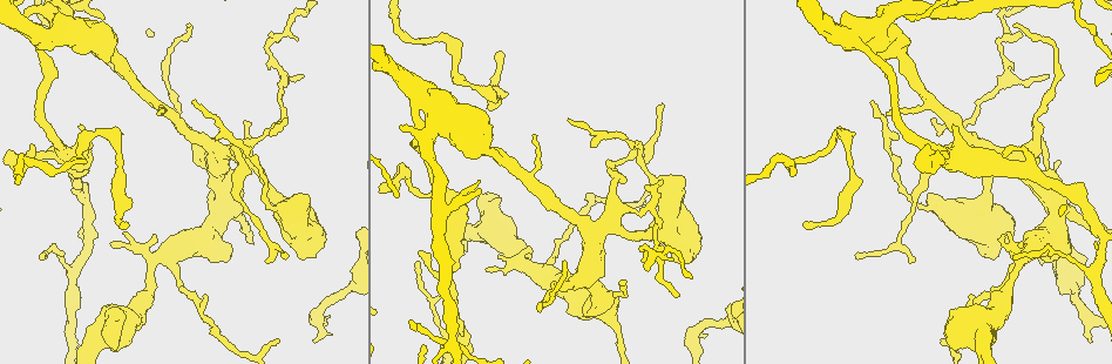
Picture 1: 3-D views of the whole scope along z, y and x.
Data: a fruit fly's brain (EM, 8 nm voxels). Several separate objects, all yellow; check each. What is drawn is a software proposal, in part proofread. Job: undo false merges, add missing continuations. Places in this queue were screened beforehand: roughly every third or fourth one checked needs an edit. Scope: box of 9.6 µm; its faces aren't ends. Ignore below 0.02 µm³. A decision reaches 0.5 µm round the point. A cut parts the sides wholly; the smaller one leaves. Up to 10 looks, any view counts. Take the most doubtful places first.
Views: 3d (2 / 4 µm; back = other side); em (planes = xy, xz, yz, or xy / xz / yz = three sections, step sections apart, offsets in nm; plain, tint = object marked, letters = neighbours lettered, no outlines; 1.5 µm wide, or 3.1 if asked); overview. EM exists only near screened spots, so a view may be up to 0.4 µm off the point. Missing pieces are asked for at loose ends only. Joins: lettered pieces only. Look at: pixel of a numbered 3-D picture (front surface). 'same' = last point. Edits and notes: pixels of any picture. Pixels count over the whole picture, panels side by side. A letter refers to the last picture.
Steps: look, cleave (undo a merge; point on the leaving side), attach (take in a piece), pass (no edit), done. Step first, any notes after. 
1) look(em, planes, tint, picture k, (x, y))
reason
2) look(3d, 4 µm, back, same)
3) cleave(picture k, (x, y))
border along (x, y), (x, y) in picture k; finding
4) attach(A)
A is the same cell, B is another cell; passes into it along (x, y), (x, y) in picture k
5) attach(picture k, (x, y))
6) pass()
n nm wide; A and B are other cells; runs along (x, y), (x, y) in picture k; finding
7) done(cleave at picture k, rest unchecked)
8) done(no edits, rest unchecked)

look(3d, 2 µm, picture 1, (943, 340))
end of a long branch

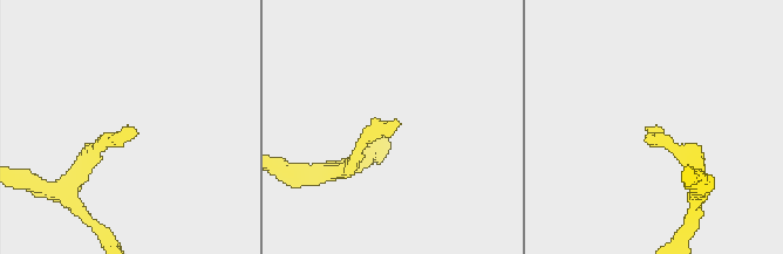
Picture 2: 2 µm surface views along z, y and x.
look(em, planes, letters, picture 2, (138, 134))

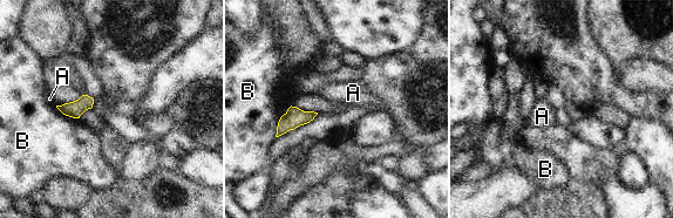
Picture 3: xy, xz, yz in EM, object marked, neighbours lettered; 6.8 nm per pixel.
pass()
110 nm wide; A and B are other cells; no lettered piece goes on from it

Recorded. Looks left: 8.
look(em, planes, letters, picture 1, (315, 343))
free end

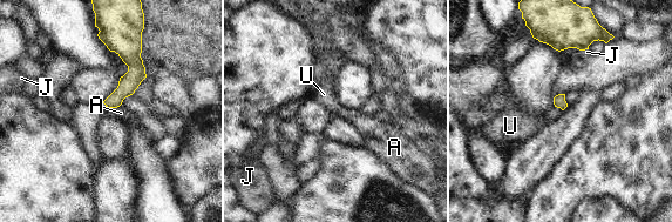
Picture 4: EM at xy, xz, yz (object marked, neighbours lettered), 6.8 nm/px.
pass()
A, J and U are other cells; border along (106, 106), (114, 108) in picture 4; no lettered piece goes on from it

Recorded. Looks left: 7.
look(3d, 2 µm, picture 1, (1046, 74))

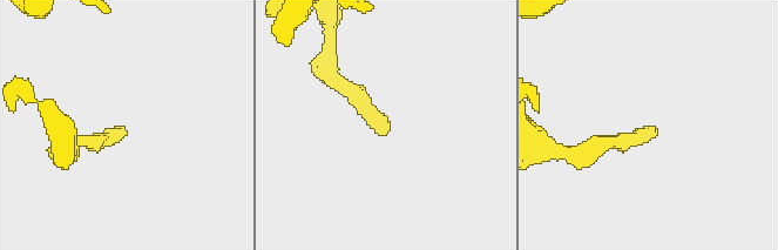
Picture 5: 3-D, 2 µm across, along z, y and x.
look(em, xy, step 8, letters, picture 5, (380, 134))
need the tissue

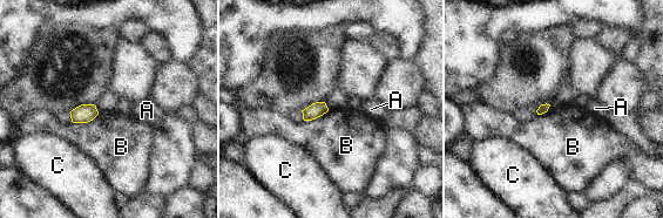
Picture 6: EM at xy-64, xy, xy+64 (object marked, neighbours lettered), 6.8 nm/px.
pass()
A, B and C are other cells; border along (99, 114), (87, 122), (73, 123) in picture 6; none of them fits

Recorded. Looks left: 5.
look(3d, 4 µm, picture 1, (881, 13))
branch stops here

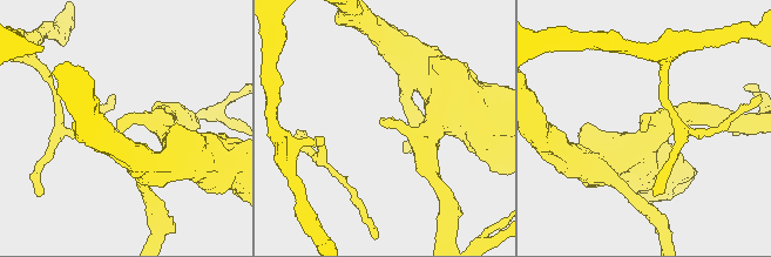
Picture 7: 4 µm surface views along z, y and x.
look(em, xy, step 8, letters, picture 7, (379, 123))

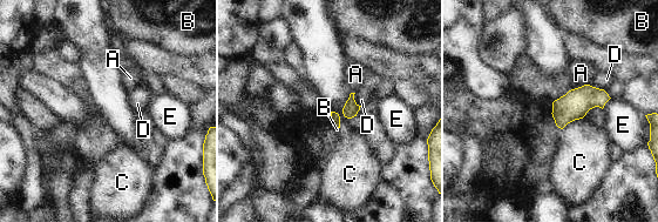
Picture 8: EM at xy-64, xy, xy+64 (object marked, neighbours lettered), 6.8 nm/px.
look(em, planes, letters, same)
another direction

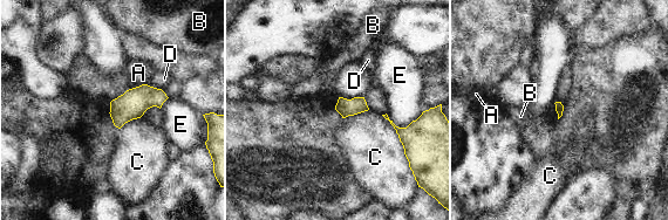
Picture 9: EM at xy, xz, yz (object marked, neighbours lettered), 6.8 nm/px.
pass()
A, B, C, D and E are other cells; none of them fits

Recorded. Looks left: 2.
done(no edits, rest unchecked)

